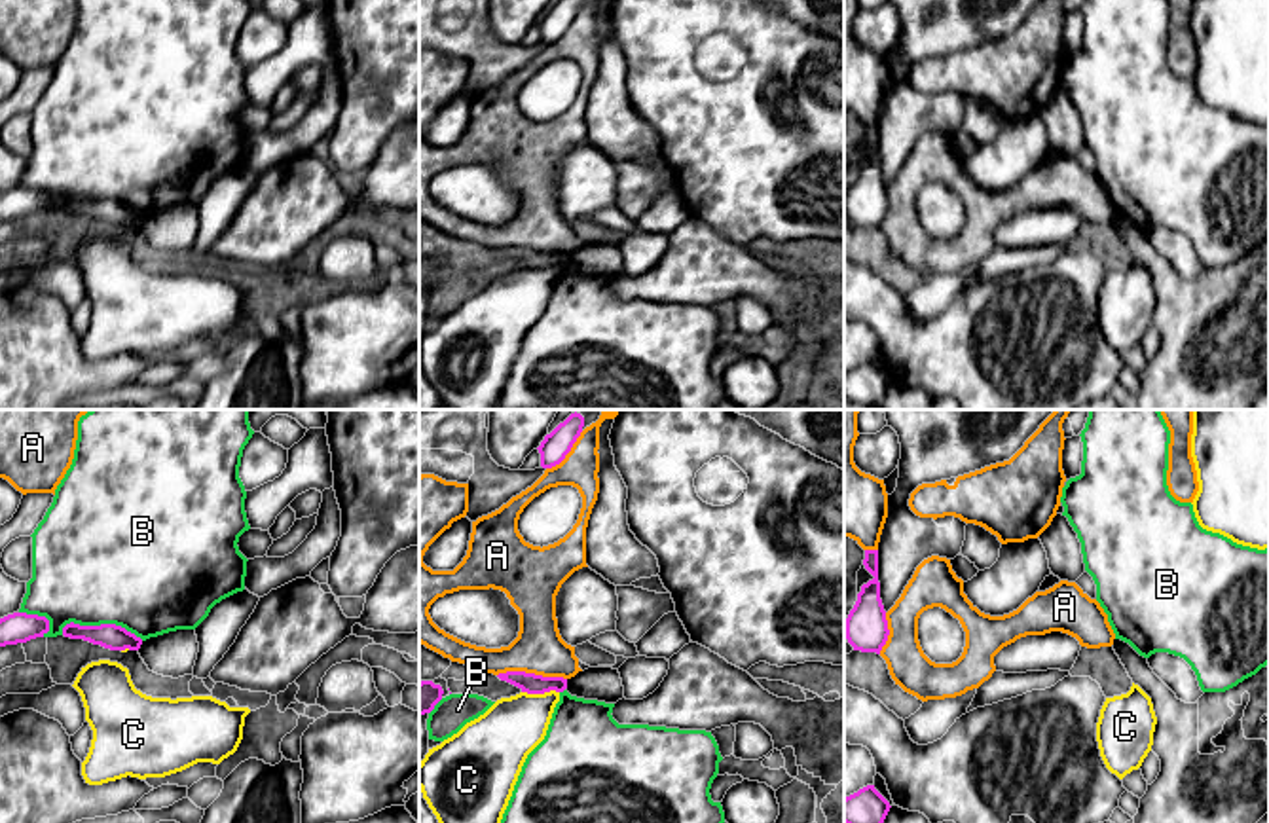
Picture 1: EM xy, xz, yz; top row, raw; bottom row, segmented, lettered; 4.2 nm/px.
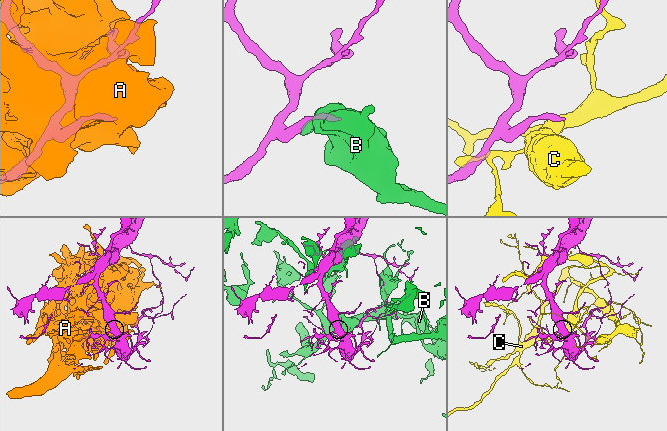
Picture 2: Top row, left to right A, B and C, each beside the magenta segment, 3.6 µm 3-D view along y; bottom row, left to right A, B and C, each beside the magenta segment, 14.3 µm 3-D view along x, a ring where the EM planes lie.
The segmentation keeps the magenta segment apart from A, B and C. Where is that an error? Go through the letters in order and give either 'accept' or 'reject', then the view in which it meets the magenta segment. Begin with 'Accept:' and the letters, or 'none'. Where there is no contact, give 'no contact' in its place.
Accept: none
A: reject; meets magenta in xz
B: reject; meets magenta in xy
C: reject; meets magenta in xz

